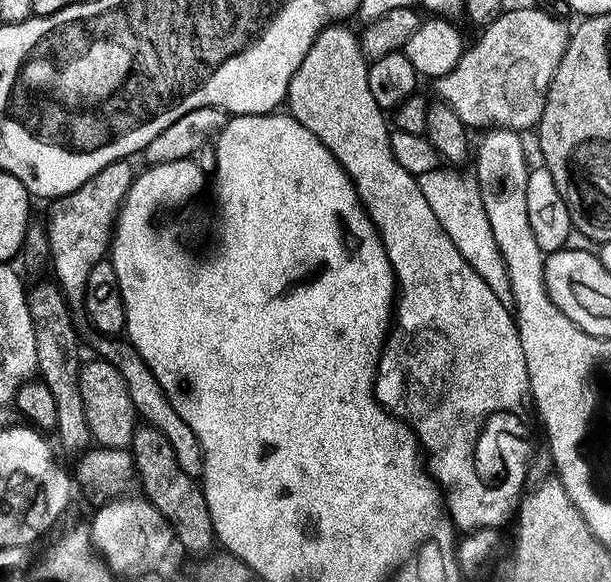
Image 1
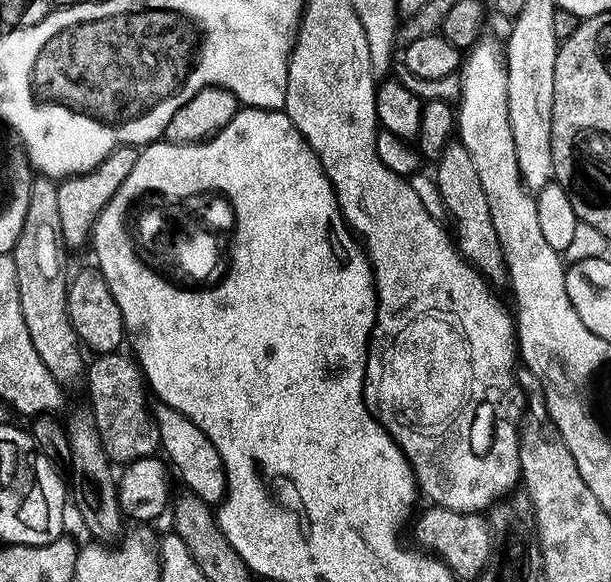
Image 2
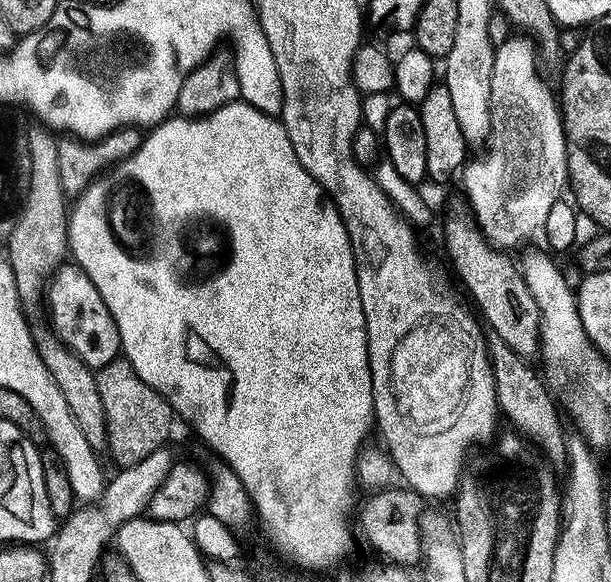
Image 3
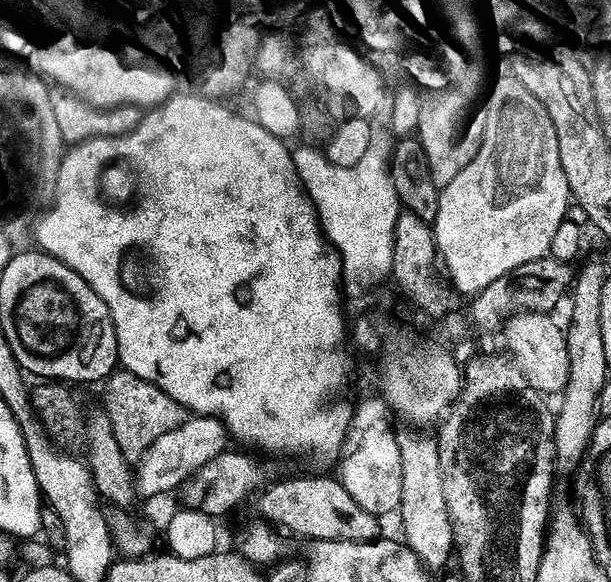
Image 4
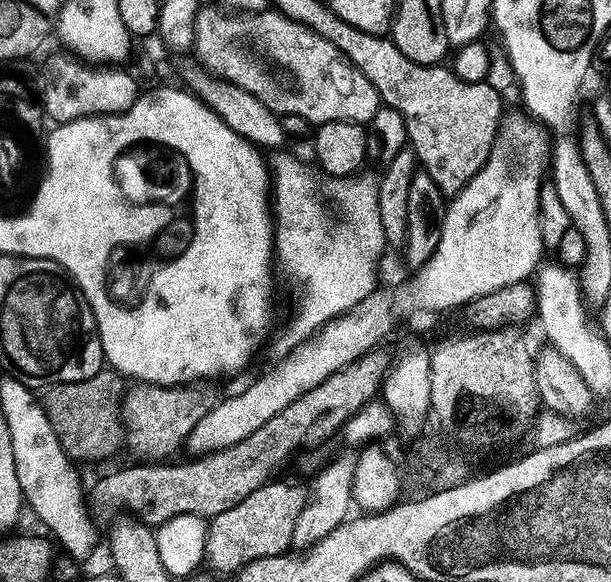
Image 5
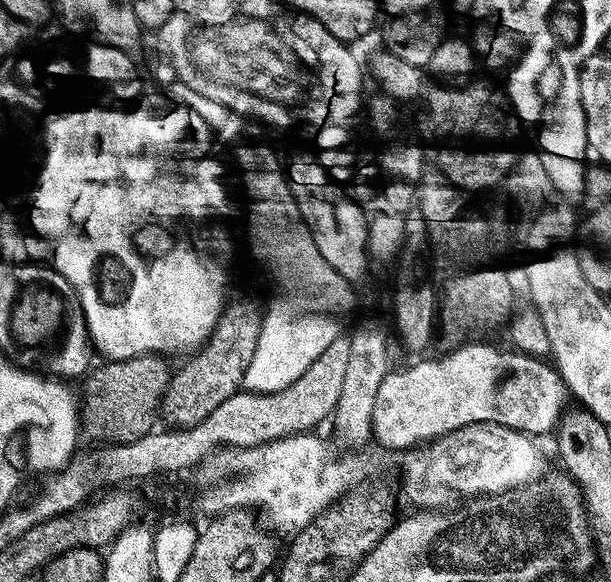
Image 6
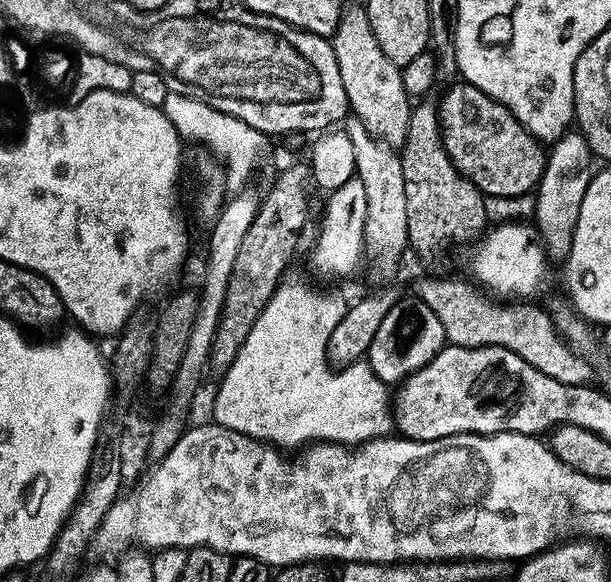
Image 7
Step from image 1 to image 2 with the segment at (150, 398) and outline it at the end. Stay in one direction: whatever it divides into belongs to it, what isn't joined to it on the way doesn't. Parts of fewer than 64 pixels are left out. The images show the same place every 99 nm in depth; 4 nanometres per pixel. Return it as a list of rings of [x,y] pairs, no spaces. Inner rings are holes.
[[[157,403],[154,415],[160,435],[159,451],[166,457],[174,472],[176,467],[176,472],[184,483],[183,487],[198,498],[202,498],[202,502],[206,502],[209,506],[219,505],[228,494],[228,473],[224,471],[224,463],[214,442],[210,442],[210,438],[206,438],[206,434],[202,434],[202,430],[198,430],[198,426],[190,422],[190,418],[186,418],[170,406]]]

